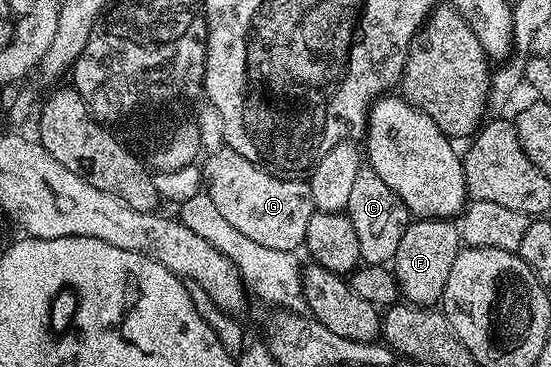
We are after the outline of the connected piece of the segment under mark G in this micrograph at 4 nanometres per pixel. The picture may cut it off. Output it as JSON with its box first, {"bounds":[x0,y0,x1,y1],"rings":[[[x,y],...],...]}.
{"bounds":[203,146,317,253],"rings":[[[219,146],[216,152],[208,154],[203,164],[203,180],[207,183],[205,192],[217,206],[217,212],[250,241],[296,253],[304,247],[309,218],[317,210],[306,179],[269,172],[260,164],[249,162],[249,158],[241,158],[237,150]]]}

